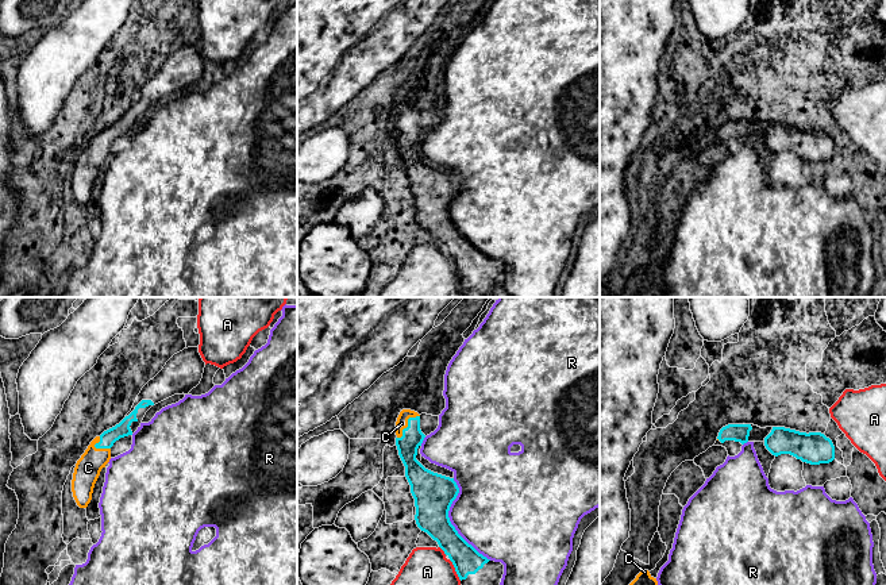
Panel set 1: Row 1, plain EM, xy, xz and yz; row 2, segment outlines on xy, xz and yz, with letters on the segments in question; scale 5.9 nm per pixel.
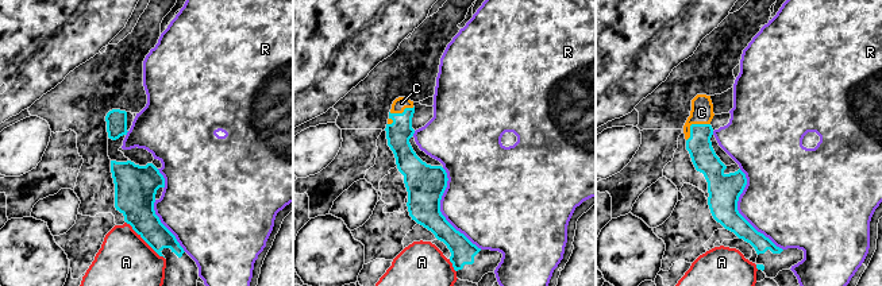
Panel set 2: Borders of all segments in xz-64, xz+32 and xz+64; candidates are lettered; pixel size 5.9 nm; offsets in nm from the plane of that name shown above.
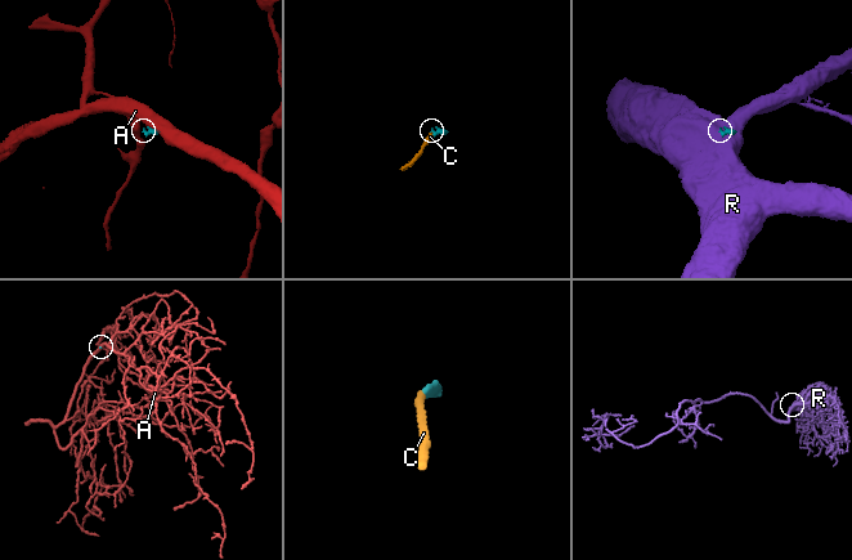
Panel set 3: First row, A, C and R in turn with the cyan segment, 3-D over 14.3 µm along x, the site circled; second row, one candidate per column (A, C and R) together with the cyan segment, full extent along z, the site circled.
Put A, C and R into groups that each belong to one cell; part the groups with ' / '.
A / C / R

